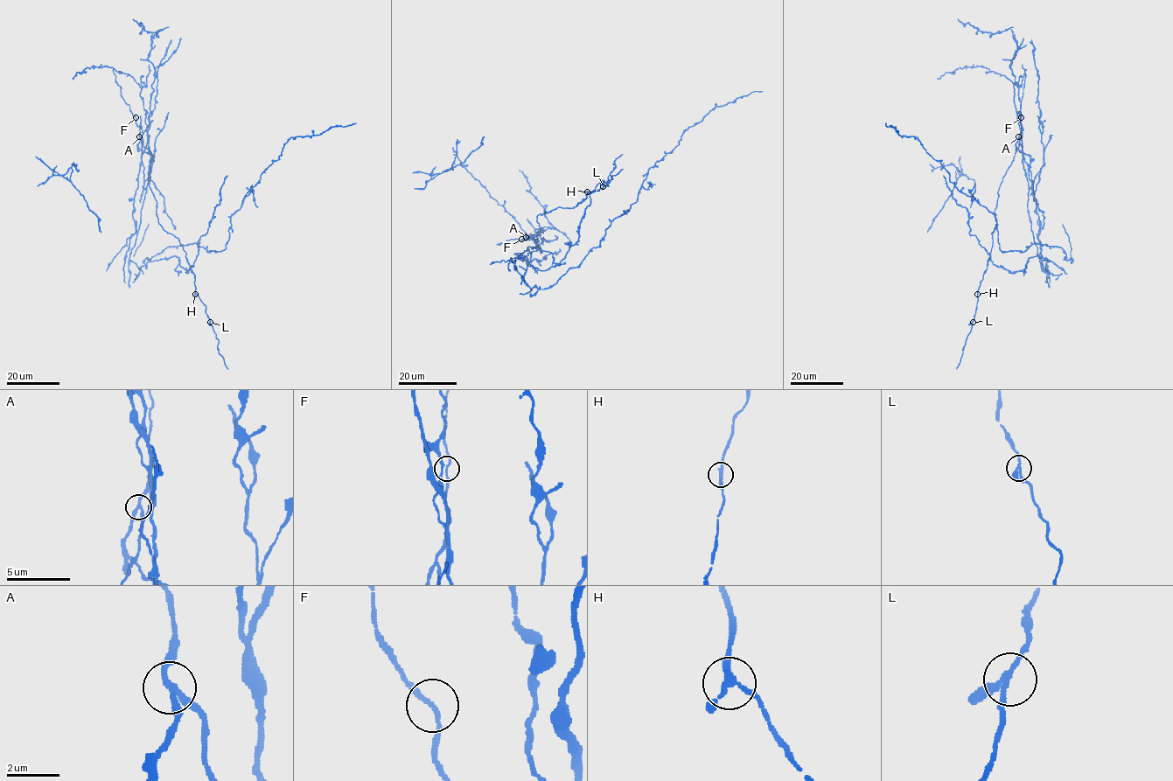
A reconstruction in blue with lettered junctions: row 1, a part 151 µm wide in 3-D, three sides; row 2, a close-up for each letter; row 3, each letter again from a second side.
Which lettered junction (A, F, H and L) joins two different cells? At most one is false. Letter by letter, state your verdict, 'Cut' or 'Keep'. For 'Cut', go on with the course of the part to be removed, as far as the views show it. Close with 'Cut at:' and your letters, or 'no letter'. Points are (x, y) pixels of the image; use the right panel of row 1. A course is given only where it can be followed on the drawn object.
A: Cut
F: Keep
H: Keep
L: Keep
Cut at: A

